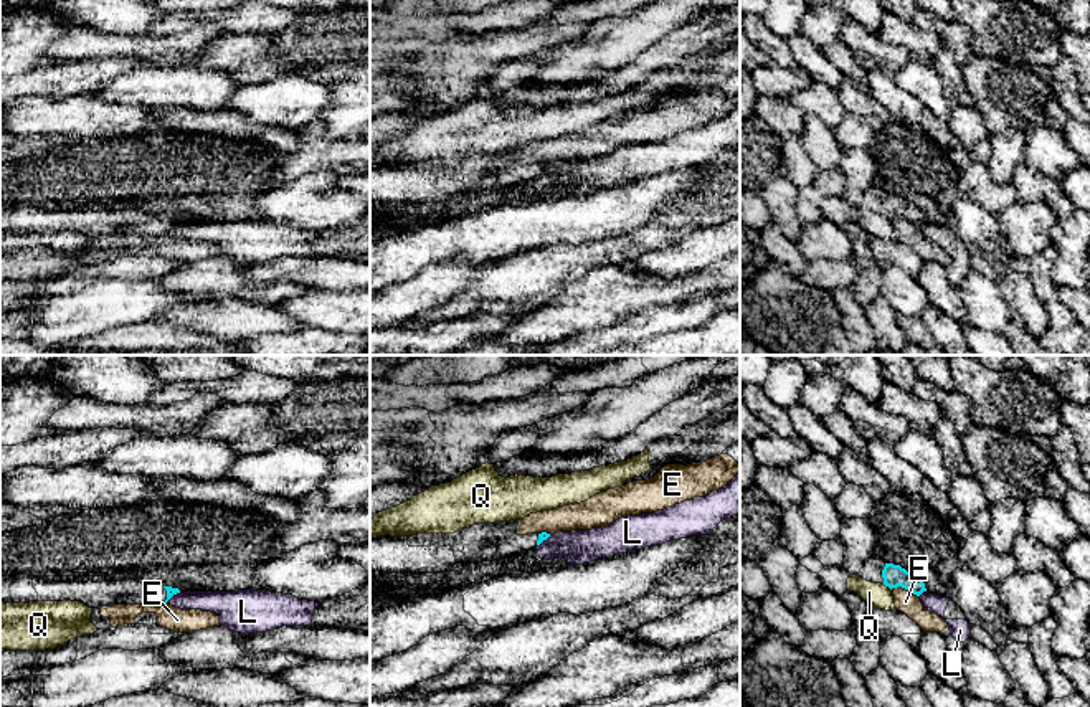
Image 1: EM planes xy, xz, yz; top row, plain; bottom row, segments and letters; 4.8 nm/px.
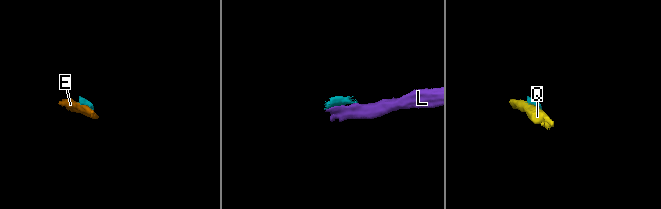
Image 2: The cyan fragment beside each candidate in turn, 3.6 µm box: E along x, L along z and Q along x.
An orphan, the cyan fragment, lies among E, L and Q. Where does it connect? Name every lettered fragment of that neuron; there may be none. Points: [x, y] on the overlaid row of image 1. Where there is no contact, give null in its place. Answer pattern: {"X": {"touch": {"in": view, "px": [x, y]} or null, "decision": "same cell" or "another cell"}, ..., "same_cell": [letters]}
{"E": {"touch": {"in": "yz", "px": [904, 587]}, "decision": "another cell"}, "L": {"touch": {"in": "yz", "px": [922, 592]}, "decision": "another cell"}, "Q": {"touch": {"in": "yz", "px": [887, 585]}, "decision": "another cell"}, "same_cell": []}

